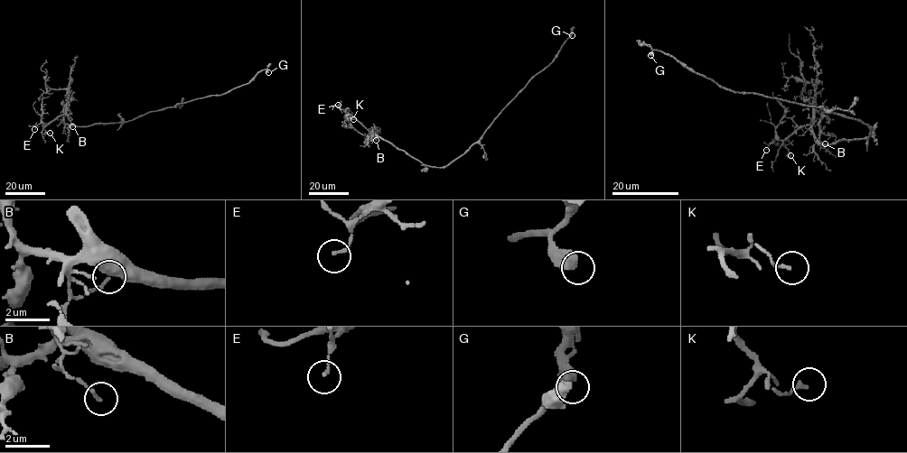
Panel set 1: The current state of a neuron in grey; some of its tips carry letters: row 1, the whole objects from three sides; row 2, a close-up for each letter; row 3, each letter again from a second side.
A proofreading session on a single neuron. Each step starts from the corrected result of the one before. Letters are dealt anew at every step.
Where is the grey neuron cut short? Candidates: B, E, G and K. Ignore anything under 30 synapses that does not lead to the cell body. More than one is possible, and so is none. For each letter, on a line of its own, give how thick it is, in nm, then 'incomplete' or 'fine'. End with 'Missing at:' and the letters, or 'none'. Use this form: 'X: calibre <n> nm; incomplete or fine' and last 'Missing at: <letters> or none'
B: calibre 120 nm; fine
E: calibre 120 nm; fine
G: calibre 380 nm; fine
K: calibre 160 nm; fine
Missing at: none

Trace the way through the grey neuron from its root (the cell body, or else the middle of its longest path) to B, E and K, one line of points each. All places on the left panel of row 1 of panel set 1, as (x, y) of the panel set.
B: (153, 111), (124, 122), (71, 124), (70, 127), (72, 126)
E: (153, 111), (126, 122), (84, 126), (77, 126), (66, 115), (60, 115), (50, 123), (37, 124), (34, 129)
K: (153, 111), (126, 122), (84, 126), (77, 126), (66, 115), (60, 115), (43, 127), (47, 134), (50, 133)

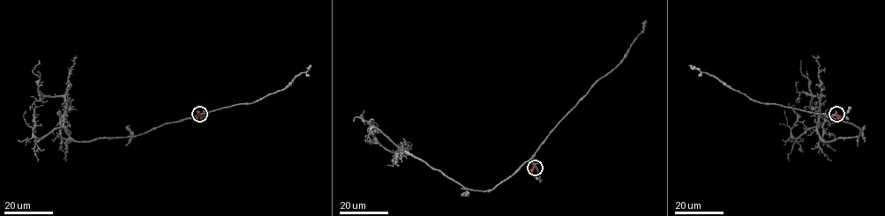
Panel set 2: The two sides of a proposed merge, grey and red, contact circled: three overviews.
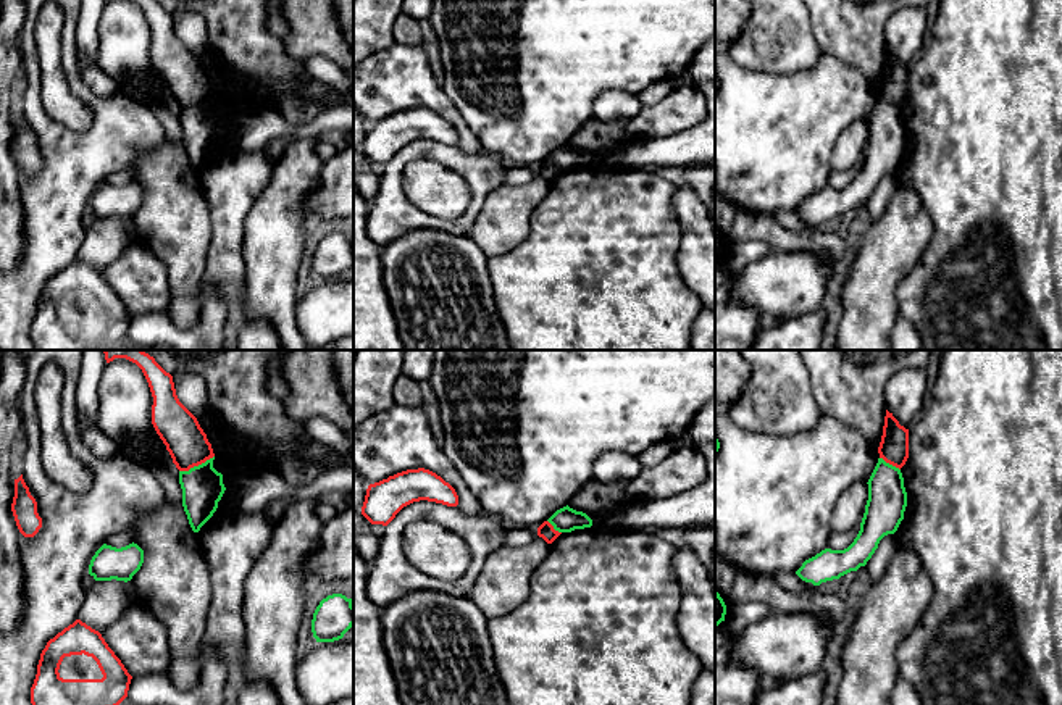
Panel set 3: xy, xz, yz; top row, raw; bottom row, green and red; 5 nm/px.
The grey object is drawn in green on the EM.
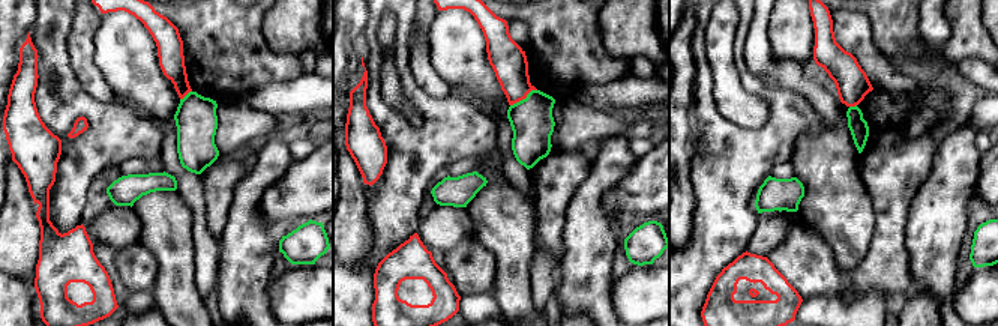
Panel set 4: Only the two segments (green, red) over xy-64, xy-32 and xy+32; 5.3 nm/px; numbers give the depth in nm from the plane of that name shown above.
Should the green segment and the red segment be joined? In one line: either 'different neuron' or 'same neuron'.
different neuron

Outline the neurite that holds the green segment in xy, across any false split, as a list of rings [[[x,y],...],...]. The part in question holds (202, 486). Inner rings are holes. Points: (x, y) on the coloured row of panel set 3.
[[[215,457],[189,471],[179,471],[182,507],[194,532],[213,516],[226,490],[223,474],[213,468],[213,460]]]

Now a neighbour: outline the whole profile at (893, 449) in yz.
[[[888,410],[878,453],[880,458],[899,469],[909,458],[909,429],[901,426],[899,421]]]

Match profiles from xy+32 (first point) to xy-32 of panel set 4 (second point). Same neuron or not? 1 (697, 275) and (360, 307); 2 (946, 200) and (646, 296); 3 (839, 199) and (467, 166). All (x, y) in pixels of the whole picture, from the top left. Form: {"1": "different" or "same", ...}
{"1": "same", "2": "different", "3": "different"}

